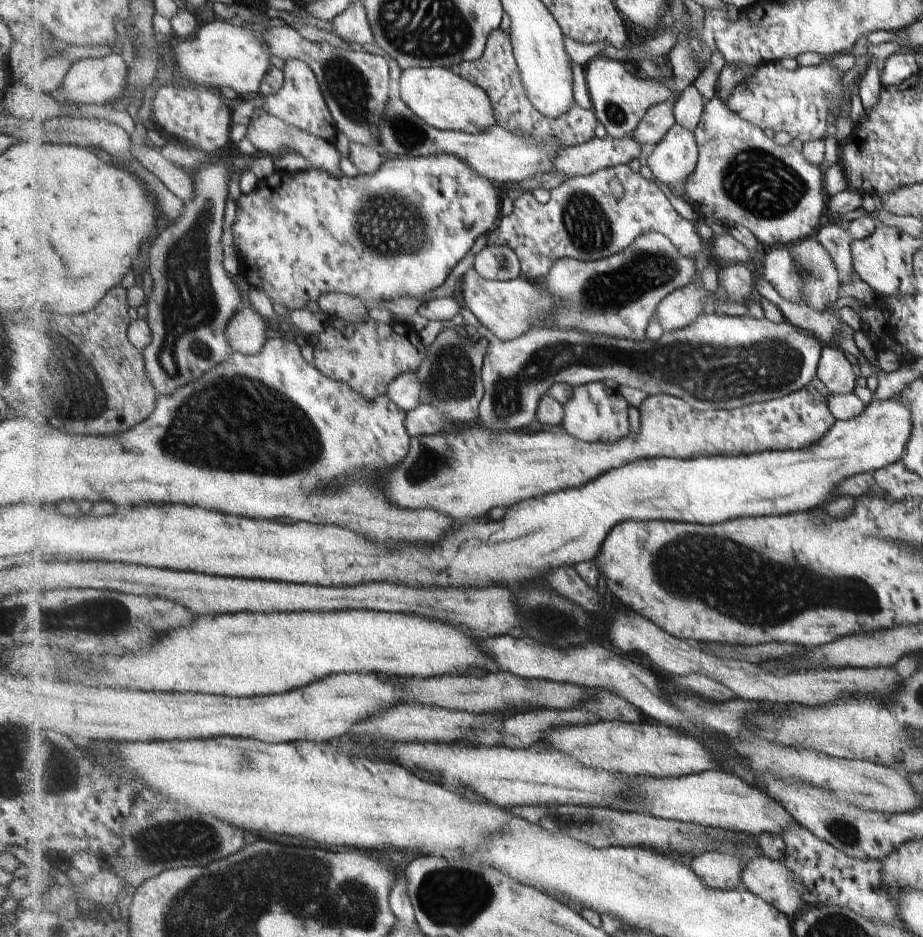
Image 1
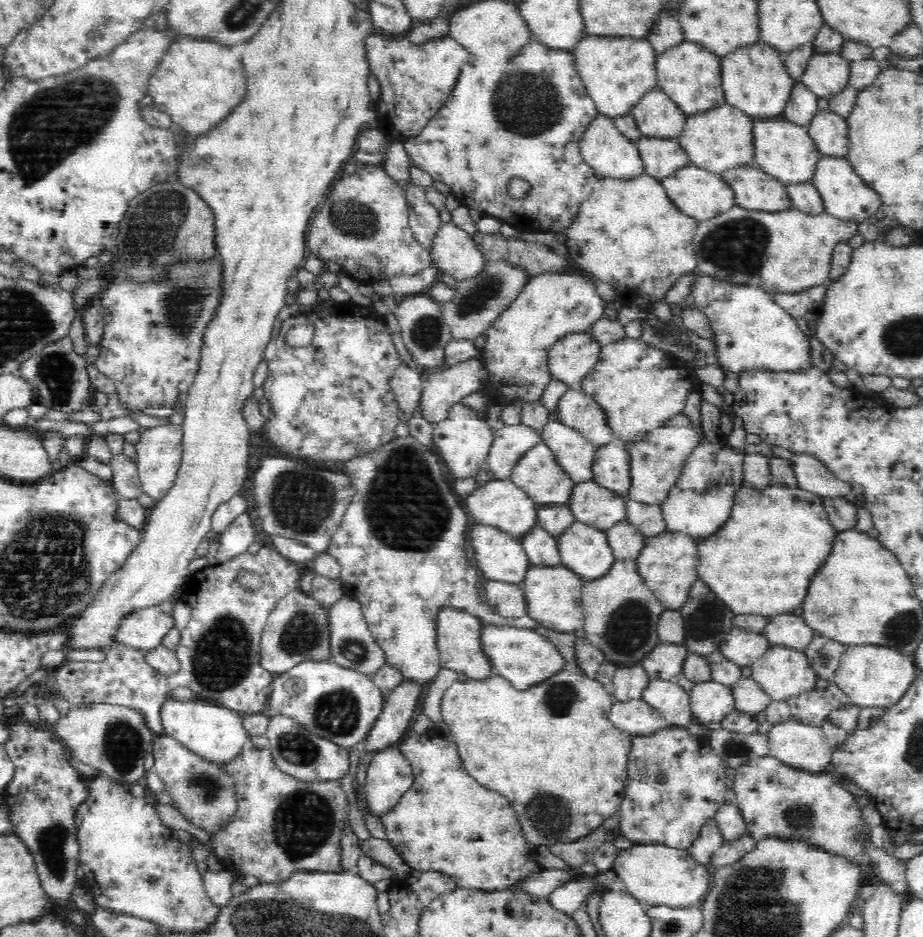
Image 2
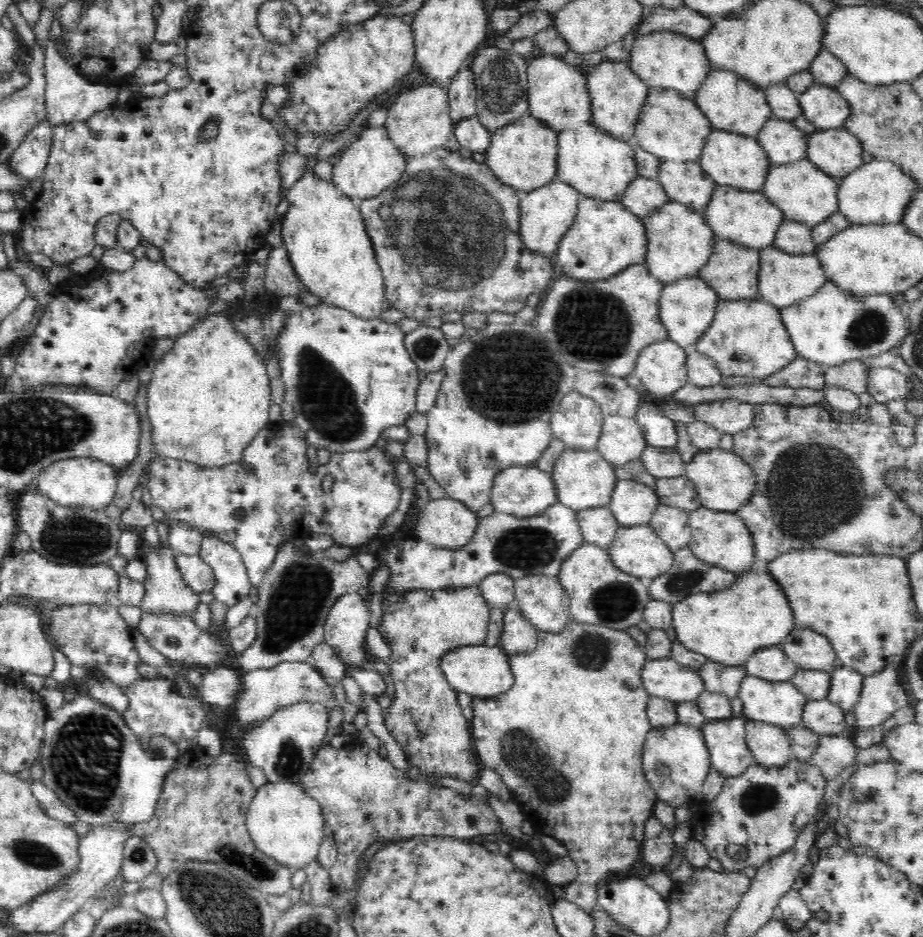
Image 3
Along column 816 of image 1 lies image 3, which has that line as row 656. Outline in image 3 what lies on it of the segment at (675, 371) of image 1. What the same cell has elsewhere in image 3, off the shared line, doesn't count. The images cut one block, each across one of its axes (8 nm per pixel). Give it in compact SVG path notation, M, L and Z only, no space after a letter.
M342 595L330 608L323 624L324 643L334 649L346 668L370 669L377 663L377 657L368 651L365 643L368 626L370 626L370 611L361 595Z

